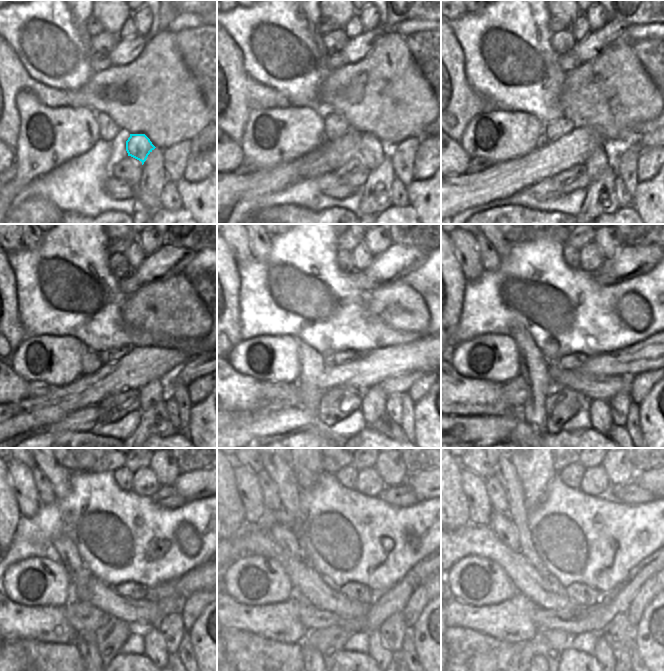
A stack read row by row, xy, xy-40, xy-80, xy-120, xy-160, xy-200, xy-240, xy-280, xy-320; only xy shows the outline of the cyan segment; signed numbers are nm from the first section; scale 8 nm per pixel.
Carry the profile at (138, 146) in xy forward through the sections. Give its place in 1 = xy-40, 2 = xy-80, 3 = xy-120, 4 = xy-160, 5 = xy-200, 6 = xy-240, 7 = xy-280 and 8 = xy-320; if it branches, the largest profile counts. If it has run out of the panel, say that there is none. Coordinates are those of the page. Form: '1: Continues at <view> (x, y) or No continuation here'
1: Continues at xy-40 (371, 152)
2: Continues at xy-80 (601, 158)
3: Continues at xy-120 (151, 394)
4: Continues at xy-160 (373, 406)
5: Continues at xy-200 (600, 415)
6: Continues at xy-240 (154, 647)
7: Continues at xy-280 (376, 648)
8: Continues at xy-320 (602, 651).

